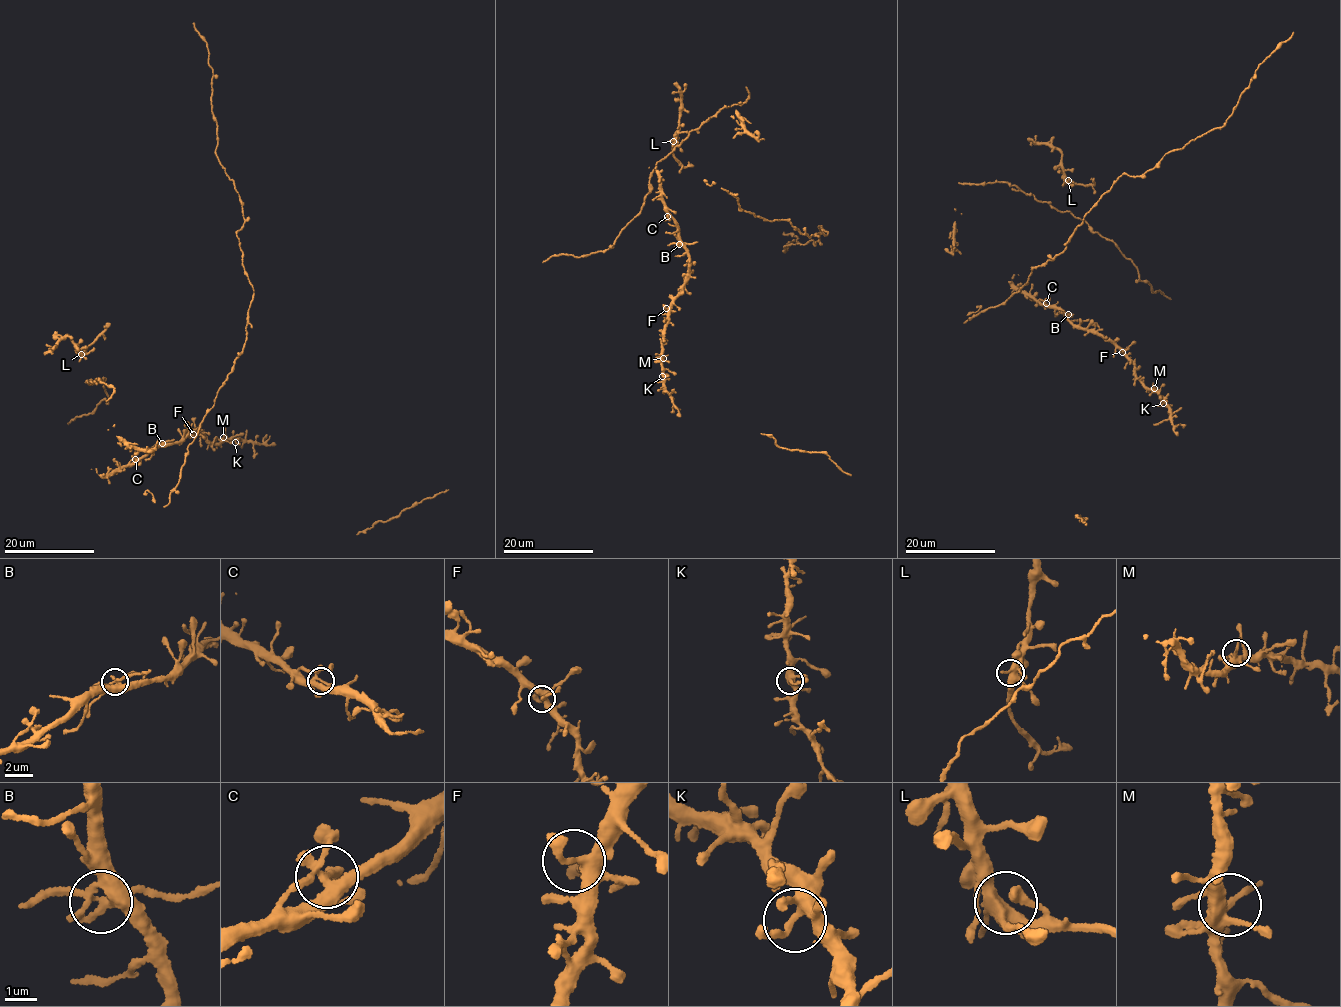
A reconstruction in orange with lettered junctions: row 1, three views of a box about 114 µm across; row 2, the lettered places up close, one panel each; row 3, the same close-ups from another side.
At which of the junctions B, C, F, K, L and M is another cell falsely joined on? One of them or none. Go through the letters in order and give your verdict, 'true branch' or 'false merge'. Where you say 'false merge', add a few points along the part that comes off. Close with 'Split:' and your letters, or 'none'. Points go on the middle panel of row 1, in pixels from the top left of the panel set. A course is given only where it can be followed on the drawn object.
B: false merge; course (679, 244), (697, 242)
C: true branch
F: true branch
K: true branch
L: true branch
M: true branch
Split: B

